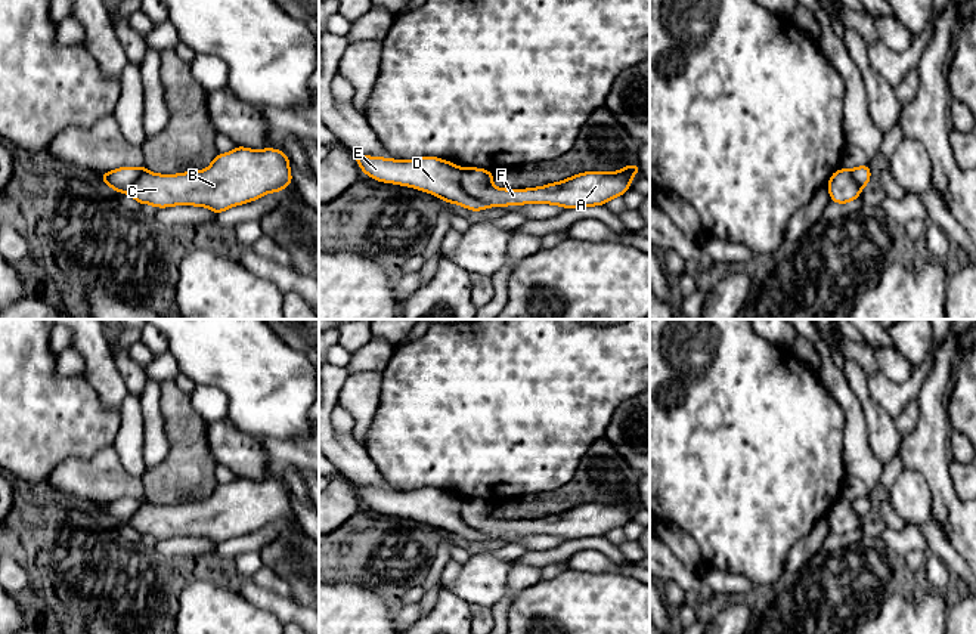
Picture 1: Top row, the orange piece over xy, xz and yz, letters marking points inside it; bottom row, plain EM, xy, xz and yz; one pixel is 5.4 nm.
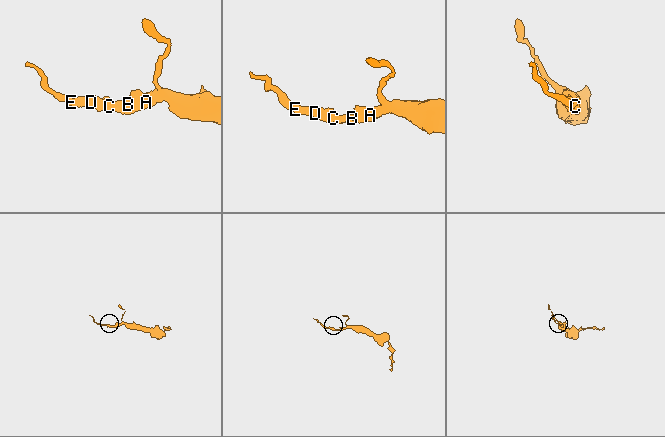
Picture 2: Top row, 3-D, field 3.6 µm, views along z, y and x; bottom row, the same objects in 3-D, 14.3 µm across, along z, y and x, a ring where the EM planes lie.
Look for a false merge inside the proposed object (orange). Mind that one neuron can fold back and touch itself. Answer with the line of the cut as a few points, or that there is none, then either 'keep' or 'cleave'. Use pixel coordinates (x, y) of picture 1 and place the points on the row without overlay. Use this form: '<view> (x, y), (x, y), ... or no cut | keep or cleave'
xz (459, 500), (459, 517), (489, 537) | cleave

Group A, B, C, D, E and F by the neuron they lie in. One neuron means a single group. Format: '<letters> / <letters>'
A B C F / D E

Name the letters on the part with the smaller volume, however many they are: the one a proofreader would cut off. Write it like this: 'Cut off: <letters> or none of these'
Cut off: D, E

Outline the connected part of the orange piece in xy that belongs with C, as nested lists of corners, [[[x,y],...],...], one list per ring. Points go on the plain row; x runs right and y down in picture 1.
[[[236,477],[217,485],[207,501],[179,505],[146,502],[124,522],[139,535],[158,539],[173,536],[208,538],[221,542],[258,531],[269,523],[282,523],[294,514],[291,491],[279,480],[261,482]]]

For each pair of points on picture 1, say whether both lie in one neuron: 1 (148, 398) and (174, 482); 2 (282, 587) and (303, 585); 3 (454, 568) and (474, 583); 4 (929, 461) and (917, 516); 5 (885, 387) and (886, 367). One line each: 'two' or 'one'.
1: two
2: two
3: two
4: two
5: two

